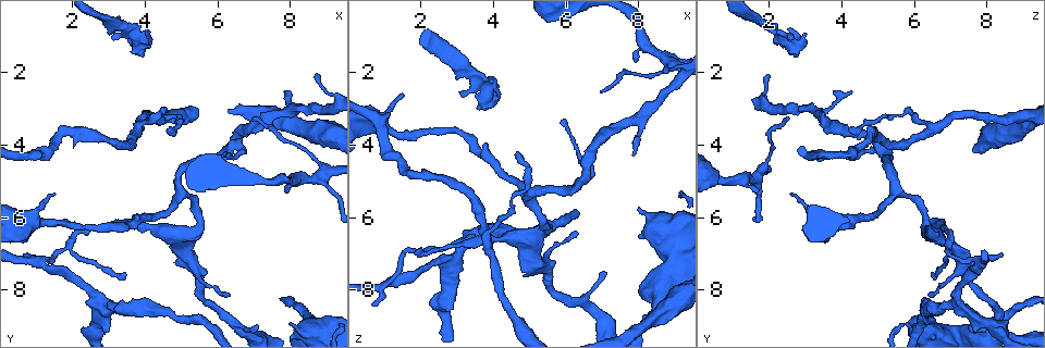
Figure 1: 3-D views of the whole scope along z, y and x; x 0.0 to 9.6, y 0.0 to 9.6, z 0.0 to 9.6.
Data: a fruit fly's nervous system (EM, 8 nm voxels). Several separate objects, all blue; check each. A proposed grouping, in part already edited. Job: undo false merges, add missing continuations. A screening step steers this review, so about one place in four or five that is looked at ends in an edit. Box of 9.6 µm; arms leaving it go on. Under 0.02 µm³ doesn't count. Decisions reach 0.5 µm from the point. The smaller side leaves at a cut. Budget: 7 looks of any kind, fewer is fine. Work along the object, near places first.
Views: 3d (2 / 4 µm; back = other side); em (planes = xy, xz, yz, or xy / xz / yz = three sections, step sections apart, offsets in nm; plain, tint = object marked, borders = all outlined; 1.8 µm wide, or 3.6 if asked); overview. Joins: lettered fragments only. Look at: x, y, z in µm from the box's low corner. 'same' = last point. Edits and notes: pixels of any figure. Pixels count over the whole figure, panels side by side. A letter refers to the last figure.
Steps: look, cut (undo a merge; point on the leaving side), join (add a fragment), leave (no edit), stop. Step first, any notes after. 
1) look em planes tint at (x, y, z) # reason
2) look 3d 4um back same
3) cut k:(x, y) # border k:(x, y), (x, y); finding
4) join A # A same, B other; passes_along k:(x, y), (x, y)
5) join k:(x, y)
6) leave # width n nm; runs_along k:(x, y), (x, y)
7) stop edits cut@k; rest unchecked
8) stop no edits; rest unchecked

look em planes borders at (6.90, 3.30, 2.45) # thin end

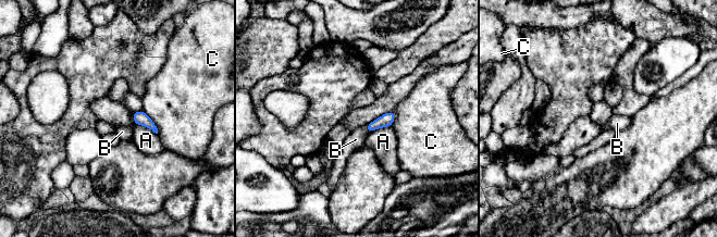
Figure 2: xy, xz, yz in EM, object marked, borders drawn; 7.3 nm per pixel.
leave # A other, B other, C other; border 2:(365, 126), (368, 133); no lettered fragment goes on from it

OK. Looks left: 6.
look em planes borders at (7.90, 5.25, 1.70) # free end

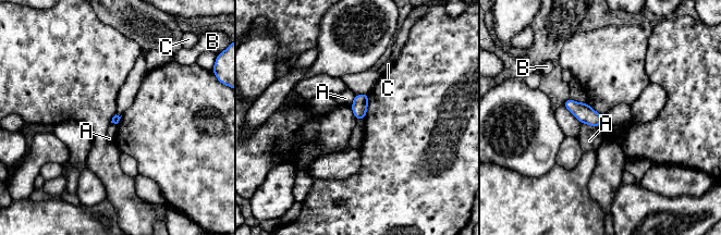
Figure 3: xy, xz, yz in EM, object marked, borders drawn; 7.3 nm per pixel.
leave # longest_contact A 120 nm; A other, B other, C other; border 3:(581, 122), (595, 127); none of them fits

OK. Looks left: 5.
look em xy step 8 borders at (4.90, 8.75, 6.40)

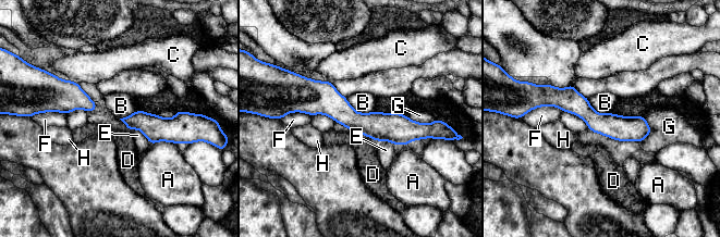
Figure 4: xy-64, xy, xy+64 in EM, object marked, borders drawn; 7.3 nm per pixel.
look em planes borders same

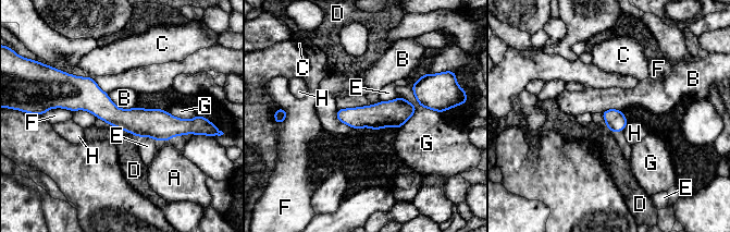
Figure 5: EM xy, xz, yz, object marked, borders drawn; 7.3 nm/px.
leave # width 150 nm; A other, B other, C other, D other, E other, F other, G other, H other; border 5:(108, 94), (120, 108), (136, 107); continuous, no second neuron

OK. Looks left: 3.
stop no edits; rest unchecked

